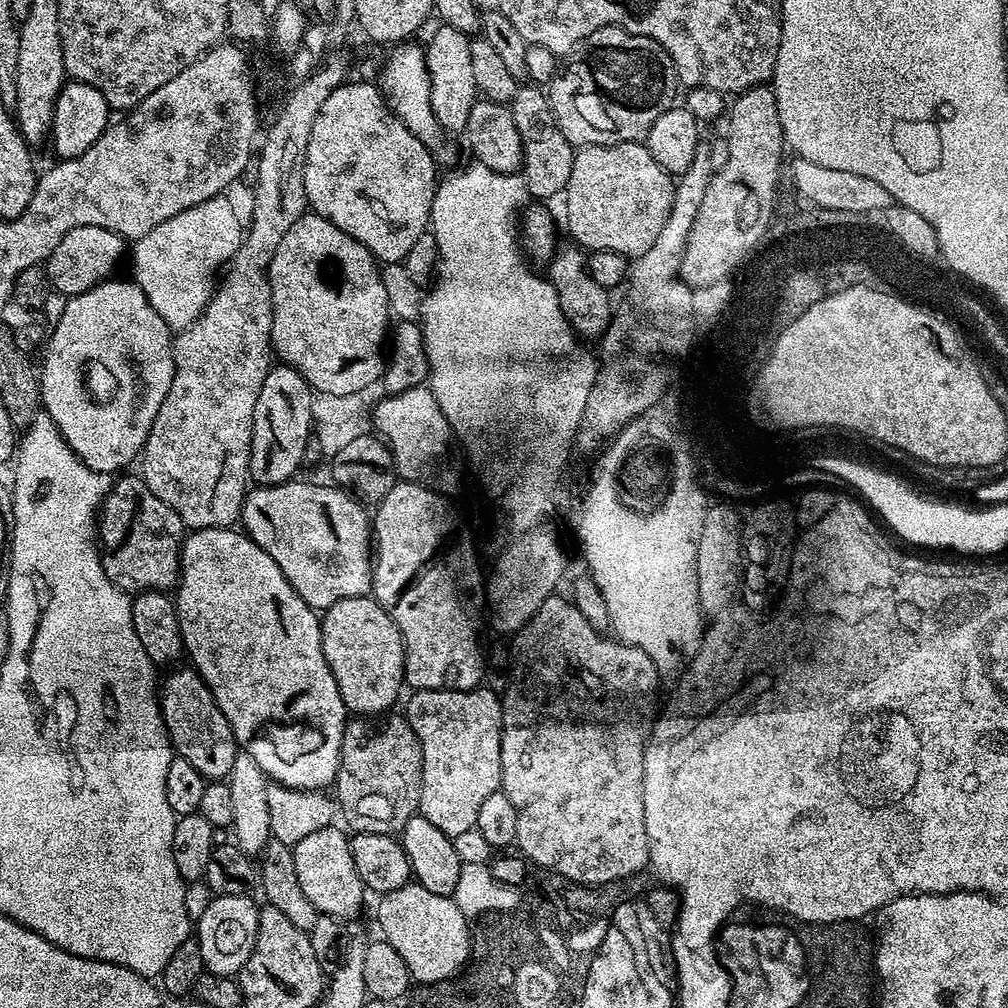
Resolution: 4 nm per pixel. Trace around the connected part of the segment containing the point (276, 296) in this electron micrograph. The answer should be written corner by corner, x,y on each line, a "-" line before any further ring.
308,210
303,216
299,216
294,222
294,226
290,226
290,230
286,230
286,234
282,234
282,242
278,242
278,250
274,250
274,258
270,258
270,266
268,267
268,285
270,286
270,294
272,295
272,350
277,357
280,356
285,365
293,368
301,378
303,378
308,387
316,392
325,392
326,394
346,395
355,392
363,392
371,389
372,384
381,379
384,375
385,357
380,357
380,347
385,347
386,337
390,332
390,313
388,311
388,303
386,302
386,290
382,287
382,278
380,277
380,268
378,261
370,250
366,250
366,246
362,246
362,242
358,242
354,238
350,238
350,234
346,234
342,230
338,230
338,226
334,226
330,222
326,222
326,218
322,218
317,212

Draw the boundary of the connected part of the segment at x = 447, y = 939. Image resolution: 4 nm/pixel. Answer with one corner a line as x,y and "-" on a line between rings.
415,882
390,890
379,897
376,920
380,923
379,935
406,962
417,985
437,984
451,980
468,964
470,959
470,920
458,910
451,896
433,894
426,886

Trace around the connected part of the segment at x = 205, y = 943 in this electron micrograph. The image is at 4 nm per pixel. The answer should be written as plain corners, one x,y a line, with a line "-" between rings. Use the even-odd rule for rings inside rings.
213,895
212,901
200,912
200,920
195,921
194,937
200,943
202,962
208,972
219,976
235,977
246,966
250,954
254,950
254,942
258,934
258,914
260,908
252,901
251,895
229,896

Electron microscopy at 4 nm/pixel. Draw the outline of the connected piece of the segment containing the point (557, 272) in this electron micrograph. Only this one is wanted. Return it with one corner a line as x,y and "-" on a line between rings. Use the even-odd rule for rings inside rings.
572,242
567,243
561,243
553,252
552,259
547,261
547,278
558,294
560,312
577,337
592,336
591,338
599,338
604,335
608,324
612,321
614,300
608,297
611,296
609,289
603,288
598,282
594,282
594,278
588,270
589,257
586,255
585,249

